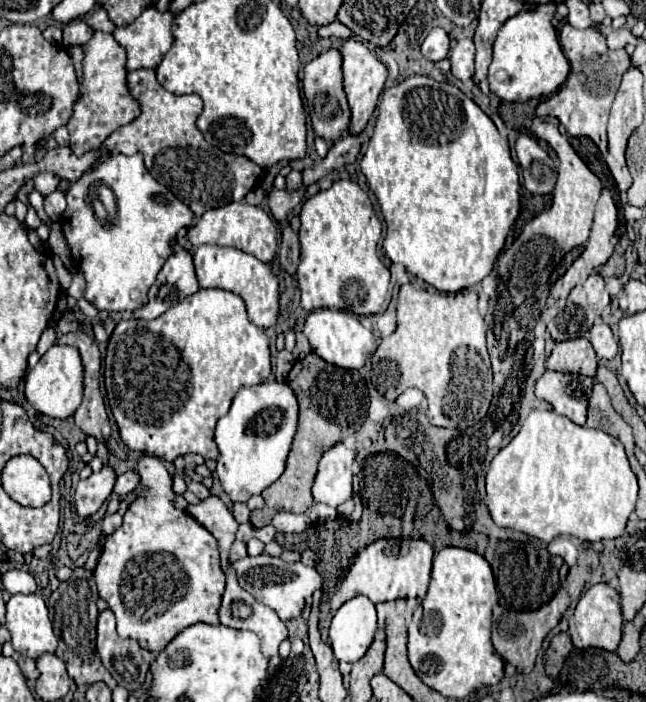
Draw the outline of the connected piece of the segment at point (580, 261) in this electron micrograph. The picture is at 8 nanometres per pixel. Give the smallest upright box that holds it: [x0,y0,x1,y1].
[550,188,618,297]

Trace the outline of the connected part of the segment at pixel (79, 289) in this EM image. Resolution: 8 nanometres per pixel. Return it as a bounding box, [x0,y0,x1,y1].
[67,271,85,301]

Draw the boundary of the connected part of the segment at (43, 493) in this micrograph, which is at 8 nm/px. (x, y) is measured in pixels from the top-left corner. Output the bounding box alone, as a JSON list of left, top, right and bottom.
[3,455,51,507]

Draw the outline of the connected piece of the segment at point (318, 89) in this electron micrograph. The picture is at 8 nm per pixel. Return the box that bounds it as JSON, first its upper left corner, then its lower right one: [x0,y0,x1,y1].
[301,49,351,143]

